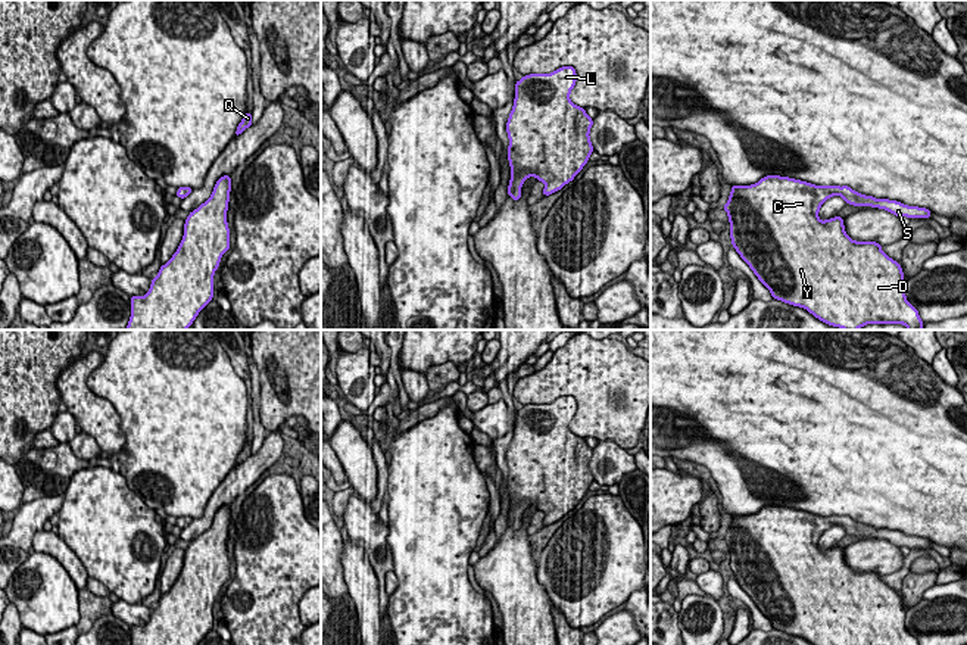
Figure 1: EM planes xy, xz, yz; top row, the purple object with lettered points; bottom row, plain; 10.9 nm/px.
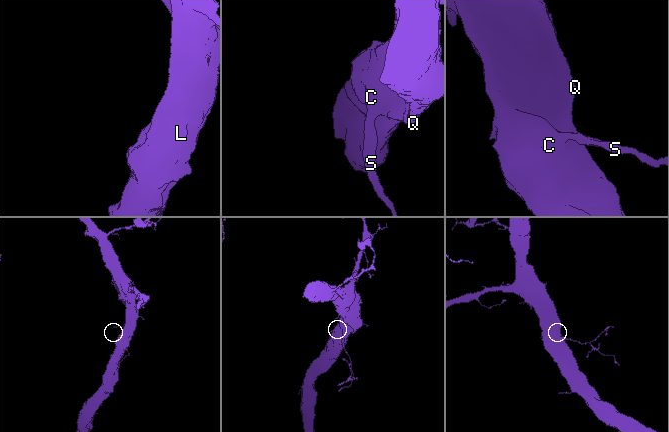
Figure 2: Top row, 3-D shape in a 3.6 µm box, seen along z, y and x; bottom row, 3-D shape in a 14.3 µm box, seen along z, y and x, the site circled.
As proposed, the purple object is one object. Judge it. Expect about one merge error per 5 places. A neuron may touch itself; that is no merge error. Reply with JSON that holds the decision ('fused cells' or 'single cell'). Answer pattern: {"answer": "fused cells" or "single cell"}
{"answer": "single cell"}

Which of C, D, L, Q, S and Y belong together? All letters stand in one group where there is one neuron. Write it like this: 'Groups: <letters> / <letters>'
Groups: C D L Q S Y

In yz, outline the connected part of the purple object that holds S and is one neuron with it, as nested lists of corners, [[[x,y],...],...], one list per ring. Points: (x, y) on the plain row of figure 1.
[[[767,505],[751,515],[733,515],[724,540],[729,545],[732,574],[749,595],[773,629],[807,639],[812,645],[918,645],[905,627],[905,610],[901,595],[889,588],[876,571],[855,571],[845,563],[843,548],[821,551],[818,540],[832,526],[842,526],[845,533],[886,539],[896,546],[930,548],[930,540],[908,536],[896,530],[874,529],[848,515],[815,515],[807,511]]]

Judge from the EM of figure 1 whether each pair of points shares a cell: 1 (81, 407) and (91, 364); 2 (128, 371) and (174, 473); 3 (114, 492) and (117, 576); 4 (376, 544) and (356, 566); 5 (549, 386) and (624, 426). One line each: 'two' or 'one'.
1: one
2: one
3: one
4: two
5: one

